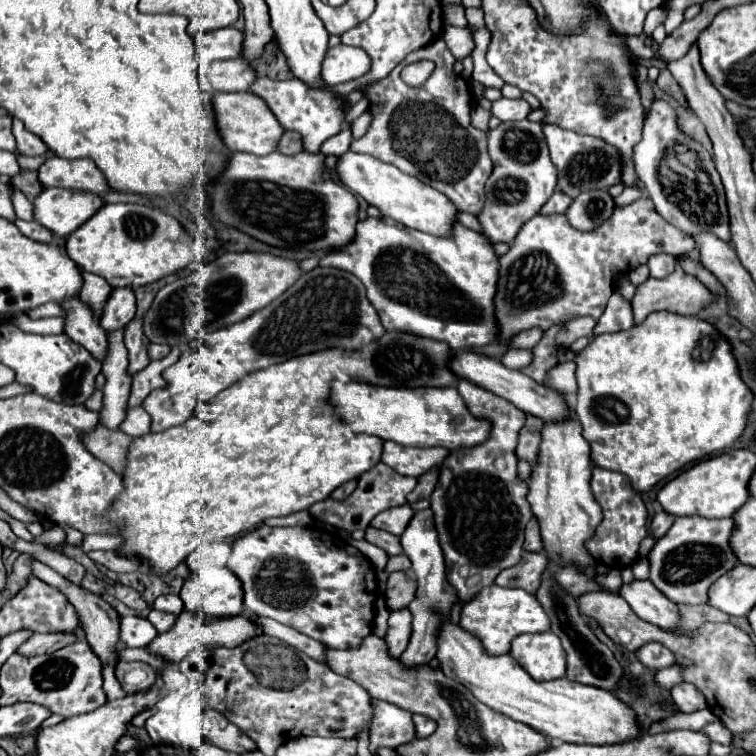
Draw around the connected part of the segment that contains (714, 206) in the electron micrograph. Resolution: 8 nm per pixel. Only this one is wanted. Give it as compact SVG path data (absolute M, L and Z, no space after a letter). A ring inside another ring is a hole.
M655 100L655 102L653 102L653 108L651 108L651 112L649 112L649 116L645 118L645 126L643 126L643 138L641 138L641 142L639 142L639 144L635 144L635 148L633 148L633 150L635 150L635 172L639 174L639 180L643 182L643 188L647 190L647 196L649 196L649 198L653 200L653 204L655 204L655 210L657 210L657 212L659 212L659 214L661 214L661 216L663 216L663 218L667 220L667 222L671 222L671 224L673 224L675 228L679 228L679 230L683 230L685 234L697 234L697 232L713 232L713 234L715 234L717 238L721 238L721 240L725 240L725 242L729 242L729 240L731 240L731 238L729 238L729 214L727 214L727 202L725 202L725 192L723 192L723 184L721 184L721 178L719 178L719 172L715 170L715 164L713 164L713 158L711 158L711 154L709 154L709 152L707 152L707 150L705 150L705 148L703 148L703 146L701 146L699 142L695 142L695 140L689 140L689 138L687 138L687 136L685 136L685 134L683 134L683 132L681 132L681 130L677 128L677 122L675 122L675 112L673 112L673 108L671 108L671 106L667 104L667 102L663 102L663 100ZM679 150L685 150L685 152L693 152L693 154L695 154L695 156L693 156L693 160L691 160L691 164L689 164L689 160L683 160L683 156L681 156L681 152L679 152Z

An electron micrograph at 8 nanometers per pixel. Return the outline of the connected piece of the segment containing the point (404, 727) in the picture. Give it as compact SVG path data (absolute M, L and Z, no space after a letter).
M373 700L373 720L371 720L371 750L381 746L397 748L415 738L415 728L411 722L411 712L397 708L395 704Z

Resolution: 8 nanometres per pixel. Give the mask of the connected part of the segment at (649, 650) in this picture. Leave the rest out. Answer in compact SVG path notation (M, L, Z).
M649 642L649 644L641 646L635 654L637 654L637 658L641 660L643 666L653 668L653 670L661 670L661 668L667 668L667 666L673 666L675 664L673 652L667 650L659 642Z

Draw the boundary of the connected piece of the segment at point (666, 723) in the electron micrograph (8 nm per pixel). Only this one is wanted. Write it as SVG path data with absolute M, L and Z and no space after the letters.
M701 710L695 714L677 714L673 718L667 718L663 722L655 722L647 728L649 734L657 734L657 732L667 732L667 730L675 730L675 728L689 728L689 730L701 730L705 724L715 722L715 714L711 714L711 710Z

